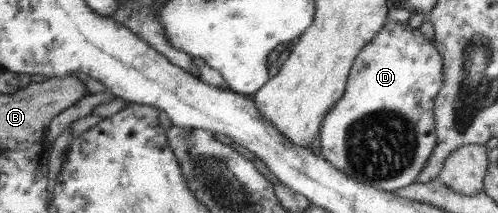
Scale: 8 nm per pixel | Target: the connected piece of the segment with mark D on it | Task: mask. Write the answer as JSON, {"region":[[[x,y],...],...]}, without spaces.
{"region":[[[387,20],[383,25],[382,32],[378,34],[354,59],[354,65],[350,69],[349,79],[346,81],[346,93],[341,102],[337,102],[337,106],[327,114],[322,129],[320,130],[320,155],[326,158],[331,165],[339,167],[343,173],[350,174],[357,181],[365,182],[371,187],[383,191],[393,191],[402,187],[407,187],[415,183],[422,169],[425,167],[425,159],[429,161],[433,150],[438,142],[436,134],[435,118],[433,116],[433,106],[435,106],[435,97],[444,84],[444,61],[439,49],[435,48],[434,42],[429,42],[421,33],[420,29],[411,29],[408,22],[396,22],[395,20]]]}

